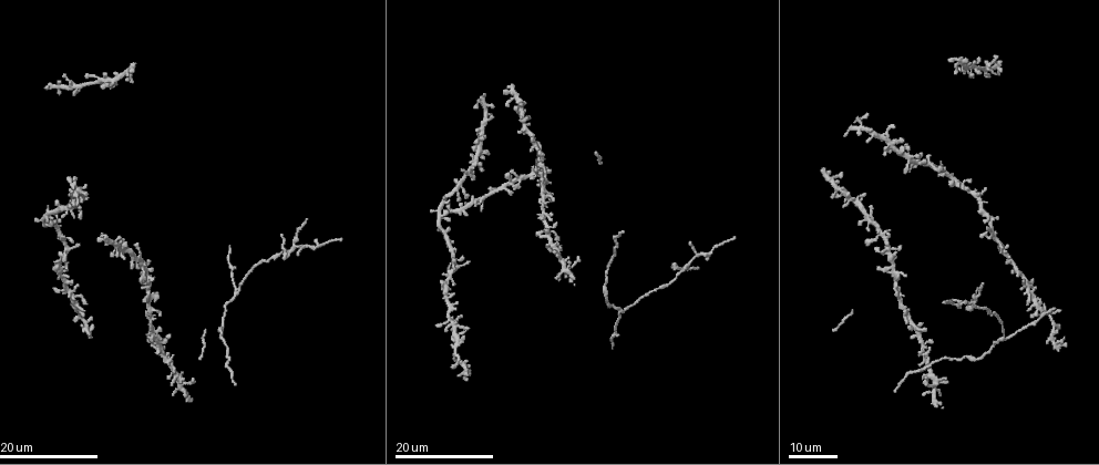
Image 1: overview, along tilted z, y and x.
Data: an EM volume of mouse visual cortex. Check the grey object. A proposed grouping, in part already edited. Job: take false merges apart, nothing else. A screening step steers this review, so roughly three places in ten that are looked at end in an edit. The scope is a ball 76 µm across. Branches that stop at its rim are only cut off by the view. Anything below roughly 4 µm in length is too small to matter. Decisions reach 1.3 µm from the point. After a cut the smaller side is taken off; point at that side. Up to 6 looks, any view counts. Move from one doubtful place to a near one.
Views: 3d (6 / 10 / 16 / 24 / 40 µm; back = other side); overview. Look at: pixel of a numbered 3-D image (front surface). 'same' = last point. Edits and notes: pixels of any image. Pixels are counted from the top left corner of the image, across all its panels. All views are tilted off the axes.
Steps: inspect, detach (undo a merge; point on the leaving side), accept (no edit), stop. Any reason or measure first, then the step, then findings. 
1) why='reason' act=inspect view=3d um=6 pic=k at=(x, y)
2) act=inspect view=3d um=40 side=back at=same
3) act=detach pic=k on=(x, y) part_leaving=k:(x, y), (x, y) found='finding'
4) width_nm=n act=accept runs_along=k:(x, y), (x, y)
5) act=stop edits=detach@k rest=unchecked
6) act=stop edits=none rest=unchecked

why='thin arm on a thick one' act=inspect view=3d um=16 pic=1 at=(143, 265)

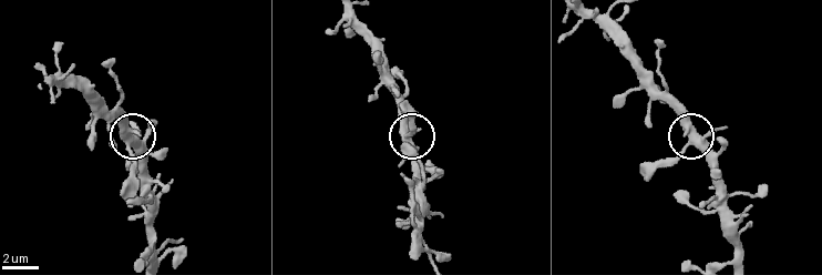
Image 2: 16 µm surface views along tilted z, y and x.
why='zoom in' act=inspect view=3d um=6 pic=2 at=(692, 141)

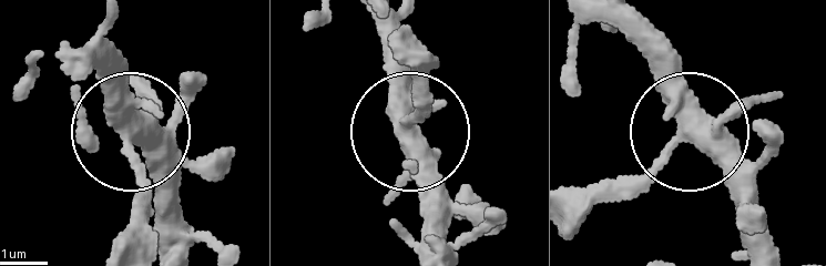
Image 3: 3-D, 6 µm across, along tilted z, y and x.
arms=4 act=accept found='all the same neuron'

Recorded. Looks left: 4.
act=inspect view=3d um=24 pic=1 at=(710, 254)

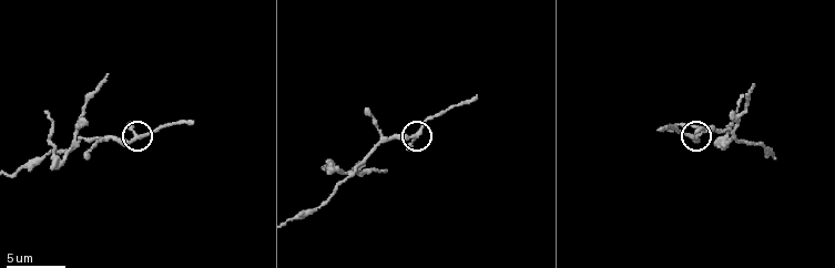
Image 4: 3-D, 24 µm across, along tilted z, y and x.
act=inspect view=3d um=10 pic=4 at=(414, 135)

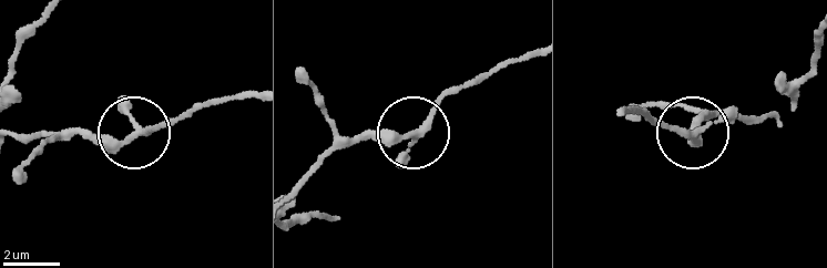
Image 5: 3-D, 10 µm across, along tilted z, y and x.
act=accept runs_along=5:(18, 137), (79, 130), (121, 141), (172, 119) found='continuous, no second neuron'

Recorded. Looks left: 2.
why='three arms meet' act=inspect view=3d um=16 pic=1 at=(1004, 338)

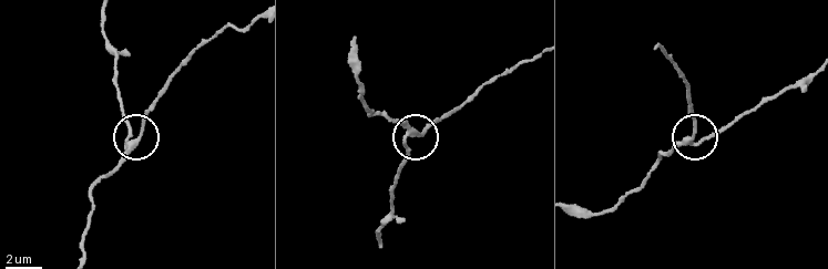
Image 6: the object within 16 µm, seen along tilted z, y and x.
act=inspect view=3d um=10 pic=6 at=(132, 146)

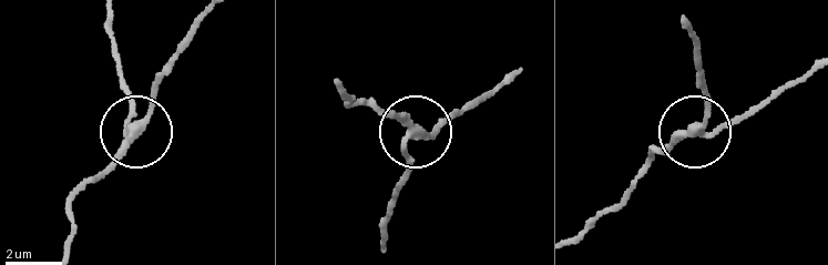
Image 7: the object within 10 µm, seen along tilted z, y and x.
side_arm_um=14 arms=3 act=accept found='continuous, no second neuron'

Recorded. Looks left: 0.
act=stop edits=none rest=unchecked

